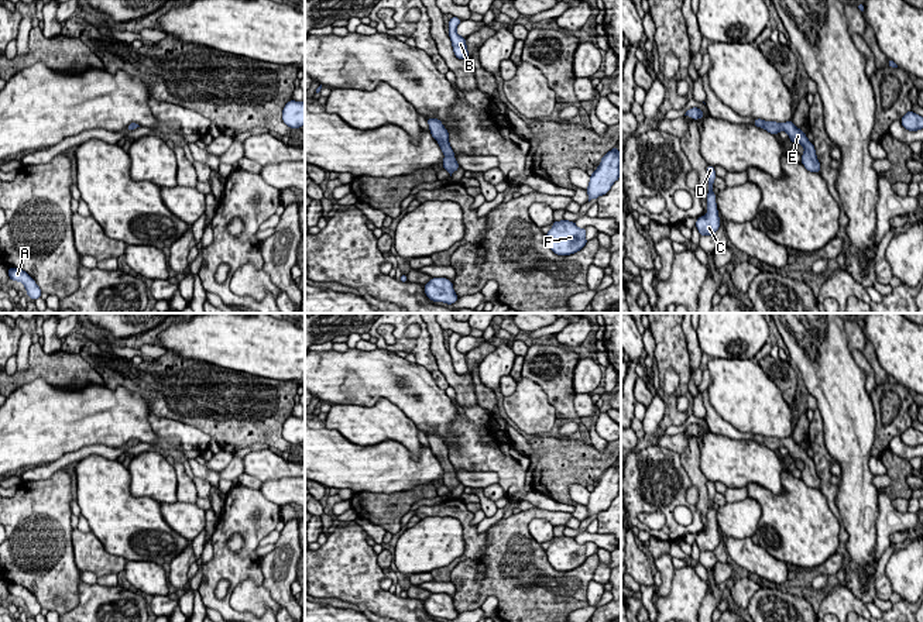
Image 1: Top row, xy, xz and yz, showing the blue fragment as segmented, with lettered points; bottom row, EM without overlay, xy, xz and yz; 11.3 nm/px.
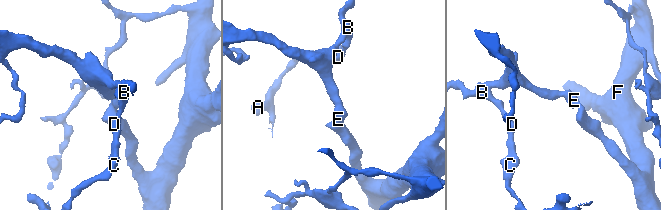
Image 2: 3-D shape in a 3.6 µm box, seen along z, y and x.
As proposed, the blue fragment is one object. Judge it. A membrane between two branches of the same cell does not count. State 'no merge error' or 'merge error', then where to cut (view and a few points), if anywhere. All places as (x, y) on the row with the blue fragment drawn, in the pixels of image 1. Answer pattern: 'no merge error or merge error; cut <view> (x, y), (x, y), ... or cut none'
no merge error; cut none

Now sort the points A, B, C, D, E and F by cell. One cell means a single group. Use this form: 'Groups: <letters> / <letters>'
Groups: A B C D E F

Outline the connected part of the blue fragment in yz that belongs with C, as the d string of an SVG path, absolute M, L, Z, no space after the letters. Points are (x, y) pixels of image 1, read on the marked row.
M707 165L707 176L708 176L708 193L707 193L707 214L704 217L699 217L696 220L696 227L700 236L714 236L714 233L720 227L720 217L716 203L716 195L713 193L713 182L716 179L714 166Z

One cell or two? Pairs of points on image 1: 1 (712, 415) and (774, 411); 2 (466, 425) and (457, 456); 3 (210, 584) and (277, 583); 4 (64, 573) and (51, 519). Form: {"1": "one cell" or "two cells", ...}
{"1": "two cells", "2": "one cell", "3": "two cells", "4": "one cell"}

